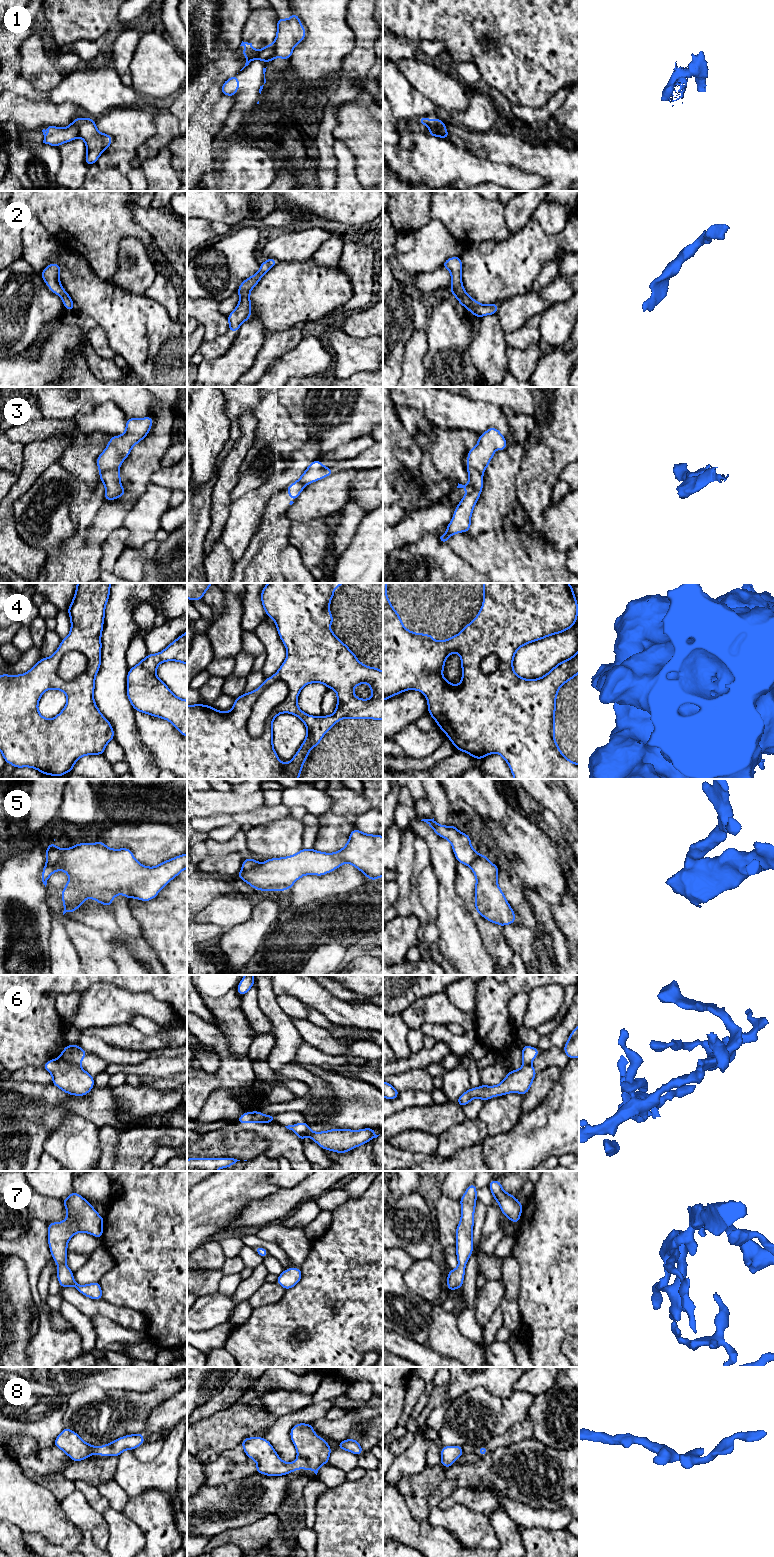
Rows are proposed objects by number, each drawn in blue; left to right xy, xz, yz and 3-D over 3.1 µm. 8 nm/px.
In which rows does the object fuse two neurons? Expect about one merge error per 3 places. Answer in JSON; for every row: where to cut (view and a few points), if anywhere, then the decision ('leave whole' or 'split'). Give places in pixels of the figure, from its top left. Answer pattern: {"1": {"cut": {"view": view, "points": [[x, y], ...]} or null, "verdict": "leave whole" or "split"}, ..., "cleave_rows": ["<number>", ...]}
{"1": {"cut": {"view": "yz", "points": [[444, 127], [430, 129]]}, "verdict": "split"}, "2": {"cut": null, "verdict": "leave whole"}, "3": {"cut": {"view": "xy", "points": [[117, 467], [105, 471], [100, 476]]}, "verdict": "split"}, "4": {"cut": {"view": "xz", "points": [[282, 680], [288, 694], [267, 717], [263, 732], [252, 738]]}, "verdict": "split"}, "5": {"cut": {"view": "xy", "points": [[66, 849], [54, 864], [46, 864]]}, "verdict": "split"}, "6": {"cut": {"view": "xy", "points": [[59, 1057], [78, 1065]]}, "verdict": "split"}, "7": {"cut": null, "verdict": "leave whole"}, "8": {"cut": null, "verdict": "leave whole"}, "cleave_rows": ["1", "3", "4", "5", "6"]}

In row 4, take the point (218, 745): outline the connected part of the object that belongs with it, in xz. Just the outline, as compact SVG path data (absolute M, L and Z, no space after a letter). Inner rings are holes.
M268 583L261 591L261 602L266 616L270 616L277 627L280 639L287 650L287 657L278 671L269 678L265 678L262 685L250 693L235 698L234 705L229 712L219 711L213 706L195 704L187 705L187 779L298 779L301 769L310 754L312 747L318 747L322 737L340 719L375 719L383 720L383 671L377 667L367 667L359 663L358 657L330 630L334 617L330 614L330 600L334 598L334 588L344 583ZM283 681L289 693L287 697L271 711L265 721L263 733L258 738L252 738L247 732L247 721L251 710L259 695L270 685ZM309 683L323 683L327 689L332 688L337 694L337 706L332 715L311 716L303 712L297 705L297 698L304 686ZM368 683L373 697L360 699L353 693L353 689ZM281 713L297 716L307 727L307 735L288 763L279 760L273 746L272 723Z

